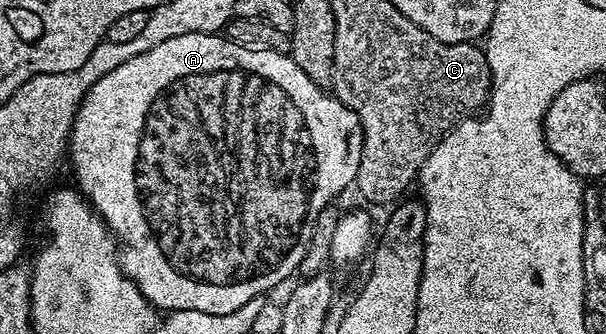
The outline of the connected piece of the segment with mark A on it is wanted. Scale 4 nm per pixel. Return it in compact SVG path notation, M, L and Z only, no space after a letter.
M182 33L182 37L170 37L170 41L162 41L162 45L154 45L146 53L138 53L138 57L130 57L130 61L118 65L118 69L110 69L106 77L102 77L86 93L86 97L80 103L80 108L76 111L76 116L72 122L72 134L70 136L70 155L72 151L72 171L76 174L75 186L81 195L92 204L92 210L104 220L108 230L112 232L120 248L118 258L120 268L124 270L125 275L134 281L137 289L143 293L148 302L161 312L169 313L178 310L197 310L201 313L224 314L233 313L234 309L239 309L246 301L259 295L267 296L271 287L279 285L283 279L288 279L293 274L297 274L302 257L310 245L310 233L318 221L318 213L322 208L329 206L333 202L332 194L335 191L344 191L347 187L353 186L356 178L356 160L362 157L362 145L364 144L364 134L362 125L358 117L349 111L342 101L338 101L331 94L324 95L325 88L321 84L310 81L302 69L292 60L291 54L283 55L277 51L261 51L255 47L247 46L243 43L235 43L234 40L225 37L223 34L207 35L206 33Z

